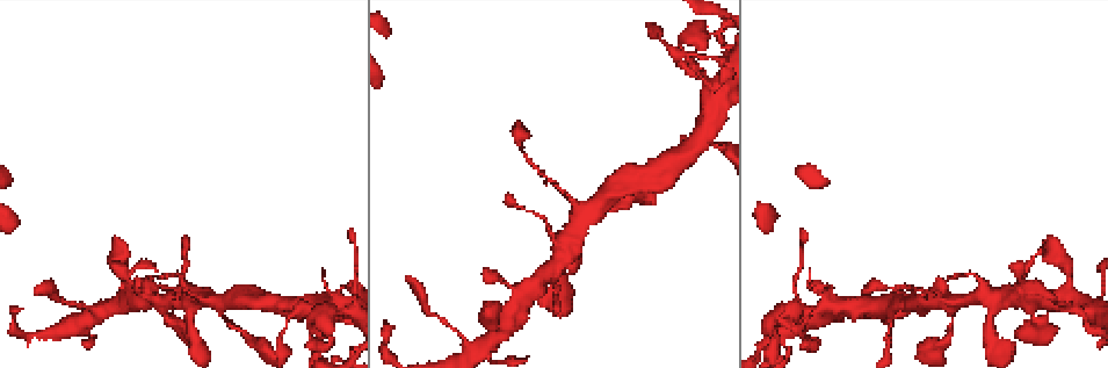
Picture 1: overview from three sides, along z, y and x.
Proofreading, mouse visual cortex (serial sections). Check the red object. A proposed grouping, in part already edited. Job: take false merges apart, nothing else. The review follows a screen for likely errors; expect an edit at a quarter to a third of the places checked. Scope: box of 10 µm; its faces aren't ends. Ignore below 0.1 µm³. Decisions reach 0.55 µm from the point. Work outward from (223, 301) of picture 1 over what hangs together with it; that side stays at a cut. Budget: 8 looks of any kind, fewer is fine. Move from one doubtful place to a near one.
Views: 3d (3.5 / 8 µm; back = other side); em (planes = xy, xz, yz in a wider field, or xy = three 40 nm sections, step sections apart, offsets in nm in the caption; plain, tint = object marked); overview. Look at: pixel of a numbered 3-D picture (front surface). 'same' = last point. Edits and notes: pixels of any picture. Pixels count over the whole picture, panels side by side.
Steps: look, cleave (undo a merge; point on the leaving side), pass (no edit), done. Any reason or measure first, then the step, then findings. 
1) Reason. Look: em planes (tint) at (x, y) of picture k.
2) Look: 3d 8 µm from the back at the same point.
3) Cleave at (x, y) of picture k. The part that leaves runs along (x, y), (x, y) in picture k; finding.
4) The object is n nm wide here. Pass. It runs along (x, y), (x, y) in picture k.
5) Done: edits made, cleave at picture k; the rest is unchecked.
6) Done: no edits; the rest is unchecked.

Thin neck. Look: em xy step 1 (tint) at (129, 290) of picture 1.

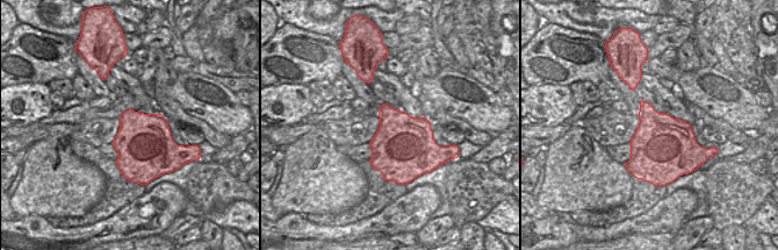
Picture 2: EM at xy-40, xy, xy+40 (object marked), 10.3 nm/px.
Look: 3d 3.5 µm at the same point.

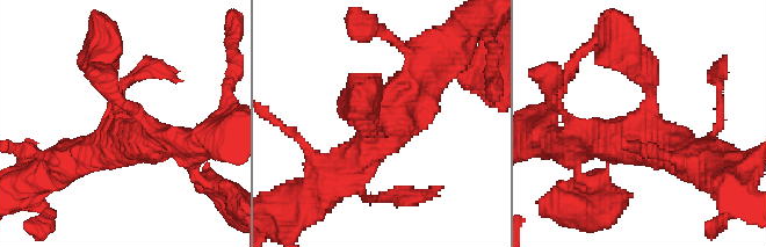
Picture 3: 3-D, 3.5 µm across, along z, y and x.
The object is 650 nm wide here. Pass. It runs along (433, 59), (380, 137), (337, 169) in picture 3; all the same cell.

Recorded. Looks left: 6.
Four-way junction. Look: 3d 3.5 µm at (707, 143) of picture 1.

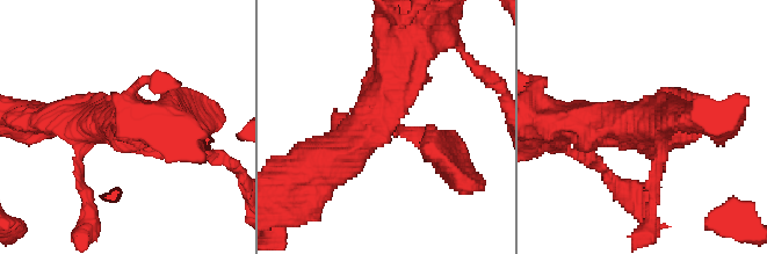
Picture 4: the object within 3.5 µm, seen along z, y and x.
Shape alone is not enough. Look: em planes (tint) at (387, 124) of picture 4.

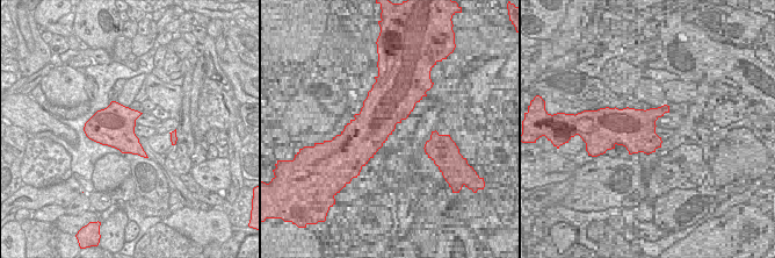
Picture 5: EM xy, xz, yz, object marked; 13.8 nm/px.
Look: em xy step 5 (tint) at the same point.

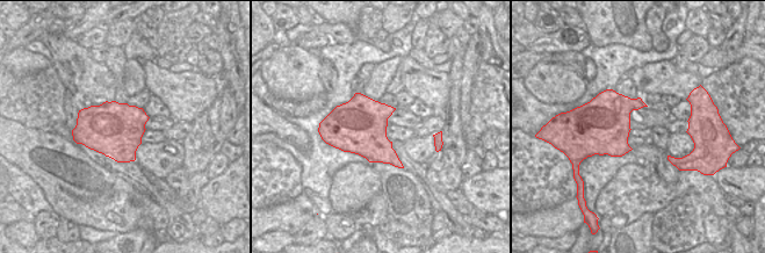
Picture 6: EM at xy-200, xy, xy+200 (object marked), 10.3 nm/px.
Pass. All the same cell.

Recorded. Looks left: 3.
Thin neck. Look: 3d 3.5 µm at (697, 56) of picture 1.

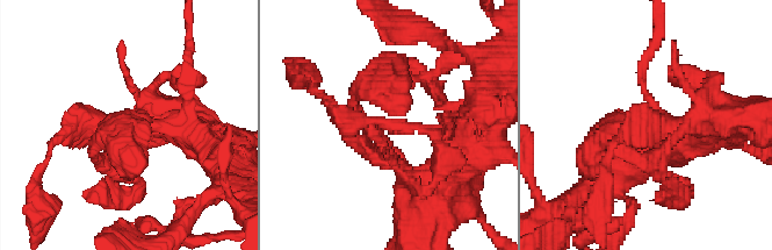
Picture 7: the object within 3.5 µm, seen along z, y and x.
Cleave at (613, 127) of picture 7. The part that leaves runs along (388, 114), (381, 73), (395, 66) in picture 7; a second cell is stuck on.

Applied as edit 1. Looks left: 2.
Done: edits made, cleave at picture 7; the rest is unchecked.

